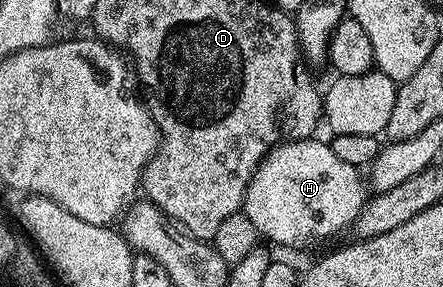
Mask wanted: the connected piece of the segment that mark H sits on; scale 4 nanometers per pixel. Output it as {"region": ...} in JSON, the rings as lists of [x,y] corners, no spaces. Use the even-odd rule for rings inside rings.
{"region":[[[298,140],[297,149],[286,143],[278,144],[249,178],[243,211],[264,240],[266,237],[277,245],[311,245],[329,232],[350,226],[365,206],[366,178],[362,170],[343,163],[324,140],[313,140]]]}

